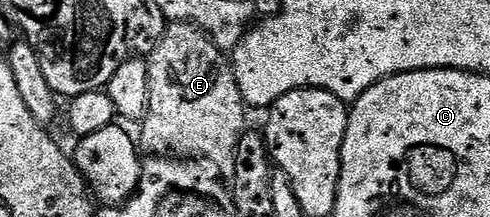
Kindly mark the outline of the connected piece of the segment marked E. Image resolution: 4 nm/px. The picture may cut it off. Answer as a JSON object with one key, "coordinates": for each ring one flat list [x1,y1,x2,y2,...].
{"coordinates":[[171,23,162,36,158,47,148,57,150,66,150,104,149,113,141,126,141,149,150,156,158,158,197,158,212,163,223,177,233,177,234,156,246,124,248,105,242,99,240,86,236,84,236,74,231,57,210,39,209,33,195,24]]}

